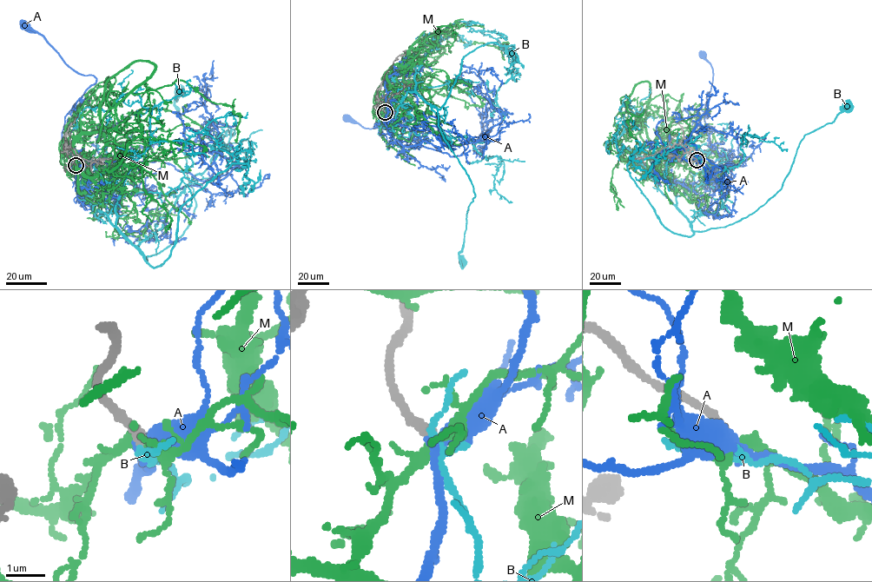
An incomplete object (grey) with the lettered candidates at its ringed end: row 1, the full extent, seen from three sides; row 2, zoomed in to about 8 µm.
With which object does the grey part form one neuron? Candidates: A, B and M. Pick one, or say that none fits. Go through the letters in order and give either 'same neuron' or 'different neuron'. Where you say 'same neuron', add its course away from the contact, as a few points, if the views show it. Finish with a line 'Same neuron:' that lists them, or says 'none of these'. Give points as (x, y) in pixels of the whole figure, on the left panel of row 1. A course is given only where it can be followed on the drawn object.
A: same neuron; course (75, 165), (84, 182), (95, 176), (61, 143), (66, 114), (96, 78), (75, 72), (23, 25)
B: different neuron
M: different neuron
Same neuron: A

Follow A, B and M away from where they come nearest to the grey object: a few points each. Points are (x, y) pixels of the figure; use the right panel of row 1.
A: (696, 160), (721, 173), (726, 168), (713, 153), (706, 153), (712, 149), (704, 112), (713, 71), (703, 55)
B: (696, 160), (714, 177), (677, 195), (677, 207), (694, 231), (732, 224), (779, 191), (803, 135), (847, 103)
M: (696, 160), (700, 153), (688, 141), (644, 142), (623, 96), (637, 142)

